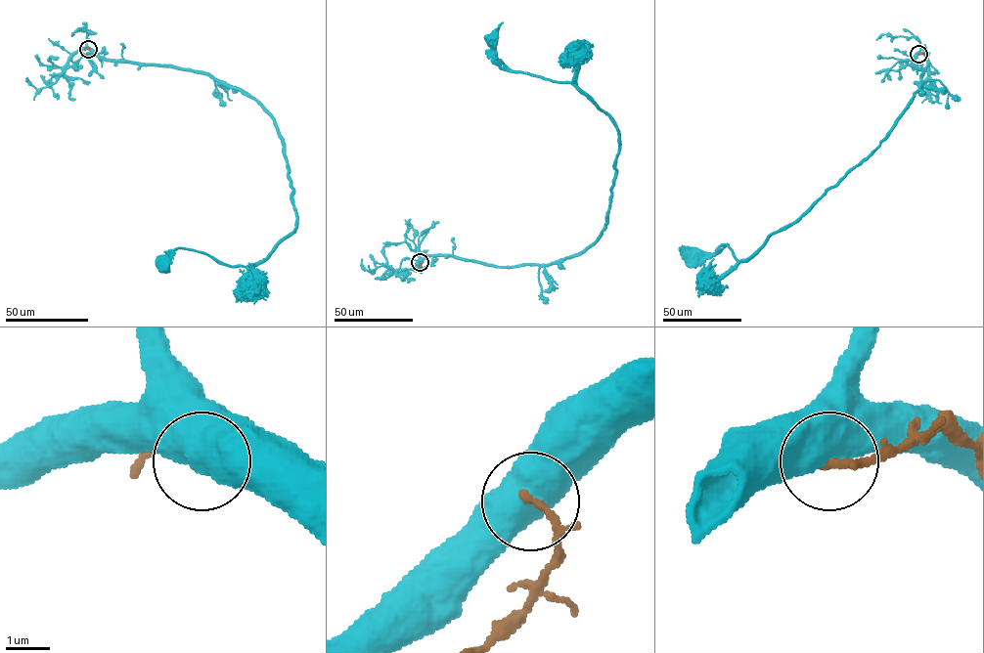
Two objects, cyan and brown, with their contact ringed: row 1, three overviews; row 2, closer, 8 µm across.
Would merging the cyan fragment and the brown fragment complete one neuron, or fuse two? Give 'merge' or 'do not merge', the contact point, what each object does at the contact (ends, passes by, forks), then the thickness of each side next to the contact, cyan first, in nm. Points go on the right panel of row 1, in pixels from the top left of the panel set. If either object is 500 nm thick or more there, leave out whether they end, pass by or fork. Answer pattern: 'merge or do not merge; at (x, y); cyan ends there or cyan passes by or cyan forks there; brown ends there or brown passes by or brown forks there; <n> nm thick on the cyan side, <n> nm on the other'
do not merge; at (918, 54); 900 nm thick on the cyan side, 130 nm on the other

